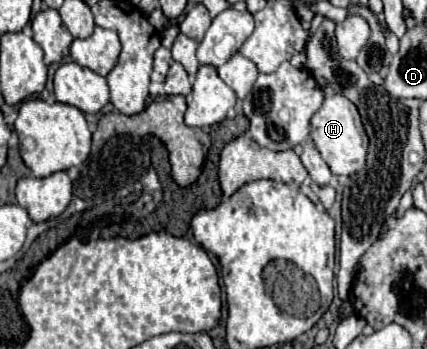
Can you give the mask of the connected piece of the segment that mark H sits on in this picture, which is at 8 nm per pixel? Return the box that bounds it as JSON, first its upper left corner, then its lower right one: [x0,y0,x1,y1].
[310,94,368,176]

